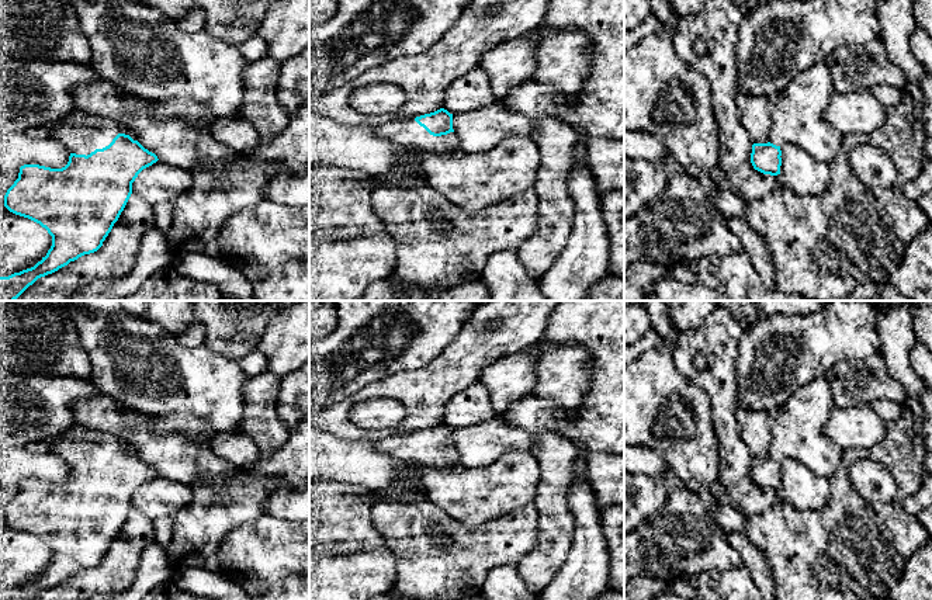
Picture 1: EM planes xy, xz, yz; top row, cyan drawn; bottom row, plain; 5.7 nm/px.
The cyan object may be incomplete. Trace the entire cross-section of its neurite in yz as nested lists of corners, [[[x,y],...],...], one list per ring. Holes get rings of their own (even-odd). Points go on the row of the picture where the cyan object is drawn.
[[[818,60],[796,76],[784,90],[769,97],[773,128],[768,143],[752,145],[753,169],[763,174],[780,174],[780,146],[784,143],[796,145],[829,164],[843,139],[822,117],[834,93],[831,67],[827,60]]]

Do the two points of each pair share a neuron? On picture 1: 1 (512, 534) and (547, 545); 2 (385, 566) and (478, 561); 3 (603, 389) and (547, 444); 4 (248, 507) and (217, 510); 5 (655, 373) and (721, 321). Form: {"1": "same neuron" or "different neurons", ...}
{"1": "different neurons", "2": "different neurons", "3": "different neurons", "4": "same neuron", "5": "different neurons"}

